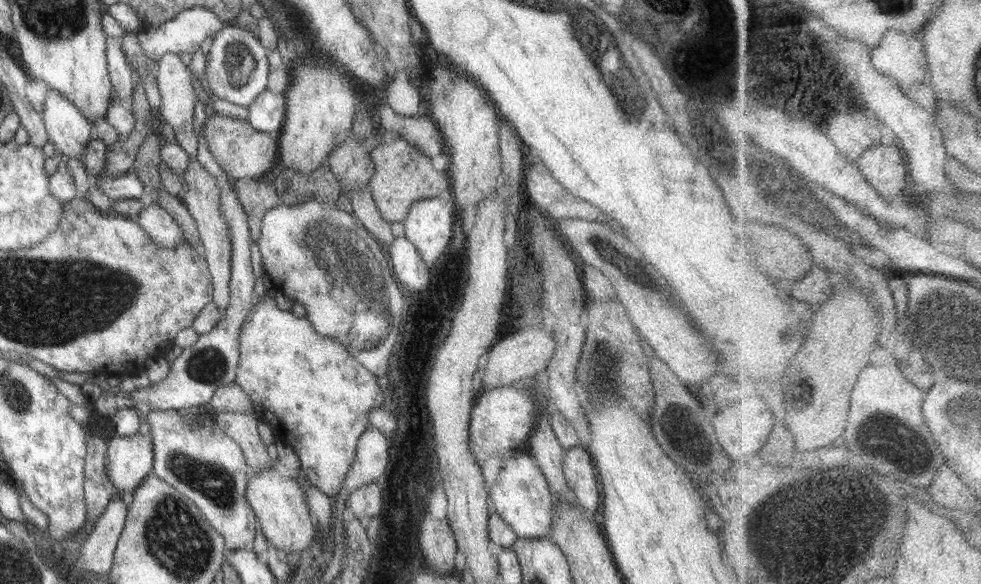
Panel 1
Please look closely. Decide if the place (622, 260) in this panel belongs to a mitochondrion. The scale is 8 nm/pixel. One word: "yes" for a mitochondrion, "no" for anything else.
yes

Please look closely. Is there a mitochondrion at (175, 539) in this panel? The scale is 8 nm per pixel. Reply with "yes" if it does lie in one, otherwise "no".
yes

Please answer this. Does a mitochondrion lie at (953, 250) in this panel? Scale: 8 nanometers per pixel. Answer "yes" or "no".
no

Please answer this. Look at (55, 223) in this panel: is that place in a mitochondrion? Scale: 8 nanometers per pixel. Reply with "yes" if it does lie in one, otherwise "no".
no

